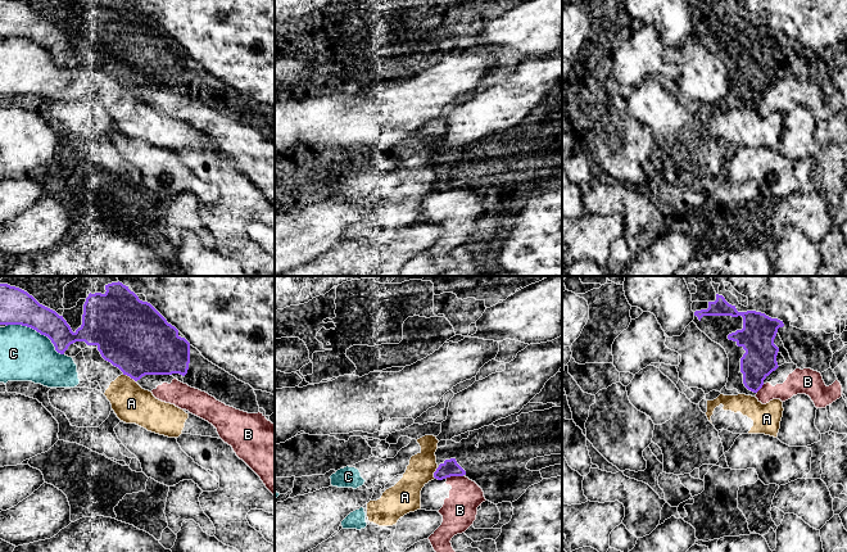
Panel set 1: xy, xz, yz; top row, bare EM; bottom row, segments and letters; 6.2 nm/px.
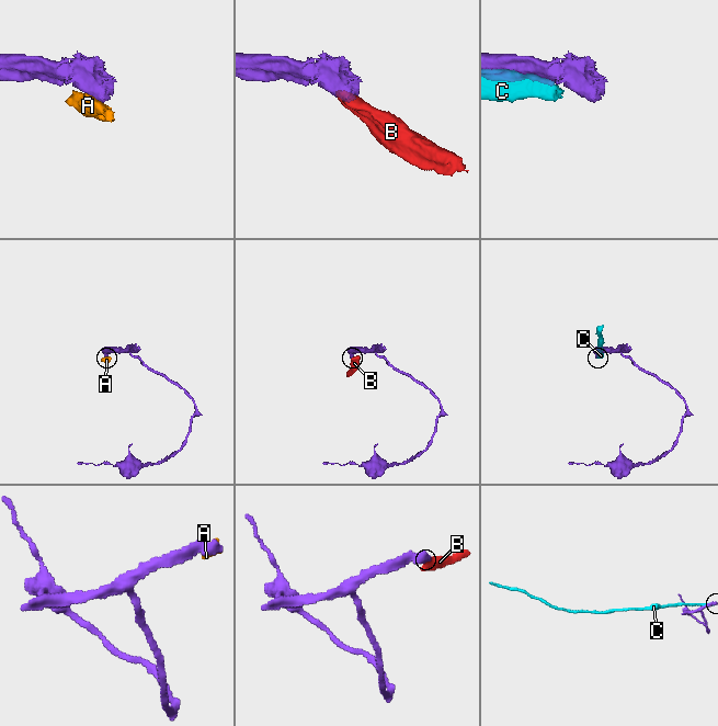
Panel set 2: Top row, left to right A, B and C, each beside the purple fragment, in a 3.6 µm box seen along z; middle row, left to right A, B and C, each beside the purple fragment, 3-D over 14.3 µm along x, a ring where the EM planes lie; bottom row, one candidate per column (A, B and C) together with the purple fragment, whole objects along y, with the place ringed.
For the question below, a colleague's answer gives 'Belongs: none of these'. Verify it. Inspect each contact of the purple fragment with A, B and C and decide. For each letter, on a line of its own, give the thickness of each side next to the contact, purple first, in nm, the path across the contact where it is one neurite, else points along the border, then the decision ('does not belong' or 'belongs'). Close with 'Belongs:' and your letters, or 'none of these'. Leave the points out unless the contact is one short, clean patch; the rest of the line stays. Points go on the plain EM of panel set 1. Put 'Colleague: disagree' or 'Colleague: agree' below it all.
A: 440 nm thick on the purple side, 240 nm on the other; border along xy (123, 86), (135, 94); does not belong
B: 100 nm thick on the purple side, 220 nm on the other; border along xz (462, 188), (445, 190); does not belong
C: 220 nm thick on the purple side, 320 nm on the other; does not belong
Belongs: none of these
Colleague: agree

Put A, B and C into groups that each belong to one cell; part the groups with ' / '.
A C / B

